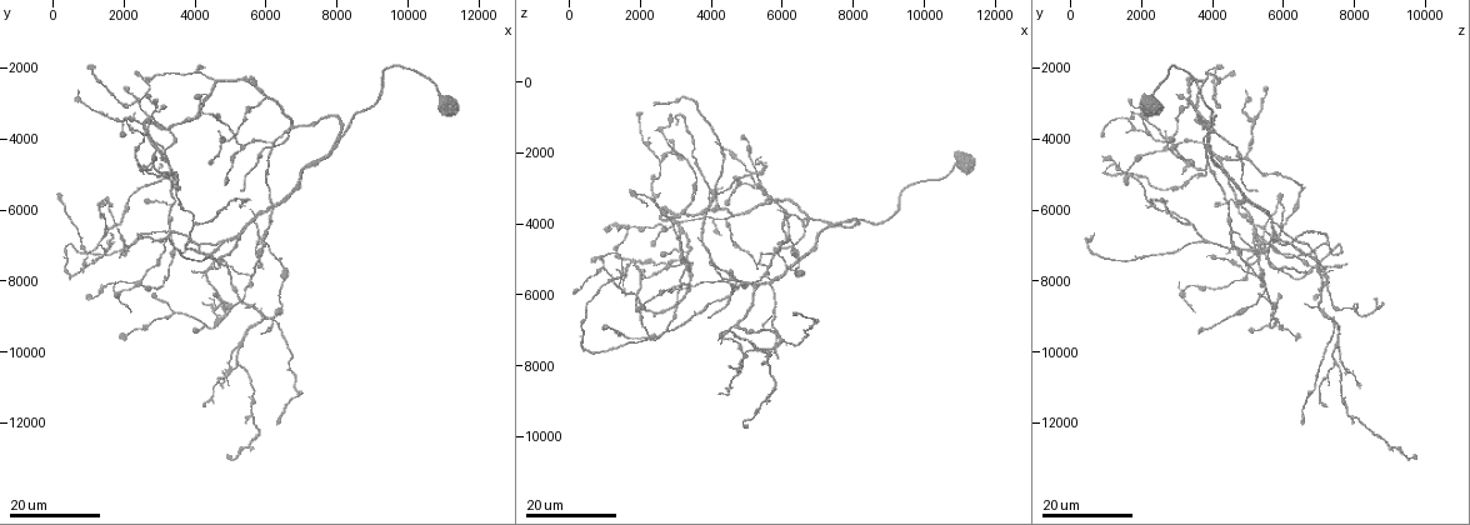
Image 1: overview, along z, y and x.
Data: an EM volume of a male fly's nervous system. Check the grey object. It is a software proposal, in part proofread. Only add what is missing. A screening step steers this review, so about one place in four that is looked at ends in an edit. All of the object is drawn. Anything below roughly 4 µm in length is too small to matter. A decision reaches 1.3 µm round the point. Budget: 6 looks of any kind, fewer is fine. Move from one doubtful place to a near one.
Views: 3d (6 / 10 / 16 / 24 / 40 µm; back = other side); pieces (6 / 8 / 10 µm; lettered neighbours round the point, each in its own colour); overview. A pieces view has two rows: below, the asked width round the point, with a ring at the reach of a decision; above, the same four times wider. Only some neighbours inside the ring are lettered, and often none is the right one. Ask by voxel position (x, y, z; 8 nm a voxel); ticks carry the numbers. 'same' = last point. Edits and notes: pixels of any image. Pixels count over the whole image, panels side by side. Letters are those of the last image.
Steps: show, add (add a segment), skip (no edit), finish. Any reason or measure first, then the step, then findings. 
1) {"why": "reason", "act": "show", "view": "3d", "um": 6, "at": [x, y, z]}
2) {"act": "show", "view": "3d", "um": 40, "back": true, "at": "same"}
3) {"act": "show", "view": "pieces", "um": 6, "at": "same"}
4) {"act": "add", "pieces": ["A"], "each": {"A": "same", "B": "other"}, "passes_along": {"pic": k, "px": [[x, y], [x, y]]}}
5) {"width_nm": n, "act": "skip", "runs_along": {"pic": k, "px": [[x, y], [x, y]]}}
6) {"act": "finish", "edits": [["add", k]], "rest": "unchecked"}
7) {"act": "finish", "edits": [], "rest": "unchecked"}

{"why": "branch stops here", "act": "show", "view": "3d", "um": 16, "at": [1100, 1900, 4200]}

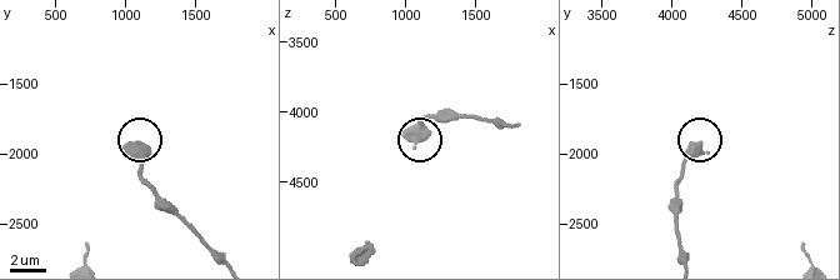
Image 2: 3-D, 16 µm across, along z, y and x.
{"act": "show", "view": "pieces", "um": 10, "at": [1060, 1940, 4220]}

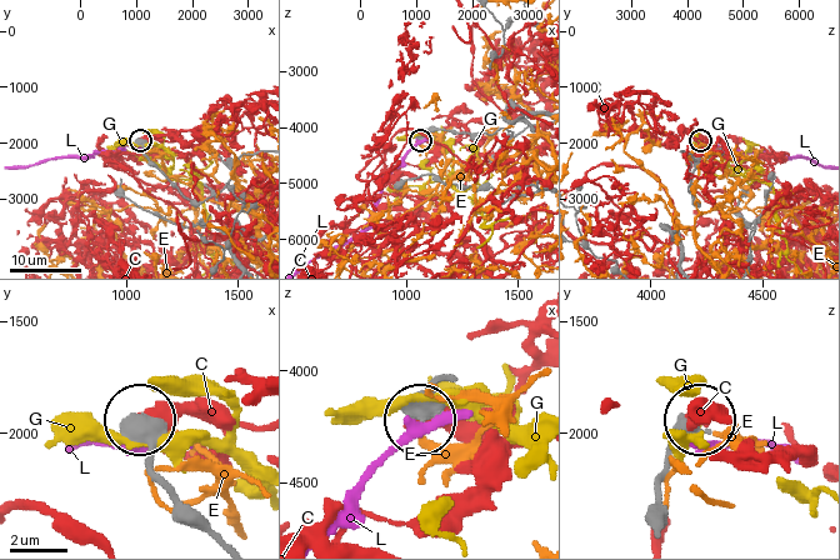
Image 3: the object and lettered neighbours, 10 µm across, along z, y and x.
{"width_nm": 620, "act": "skip", "each": {"C": "other", "E": "other", "G": "other", "L": "other"}, "found": "no lettered segment goes on from it"}

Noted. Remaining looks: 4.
{"why": "branch stops here", "act": "show", "view": "3d", "um": 16, "at": [4100, 3200, 1700]}

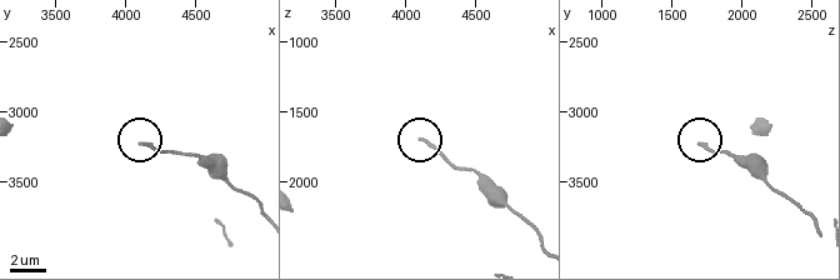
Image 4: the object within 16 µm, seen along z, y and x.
{"act": "show", "view": "3d", "um": 6, "at": [4140, 3220, 1700]}

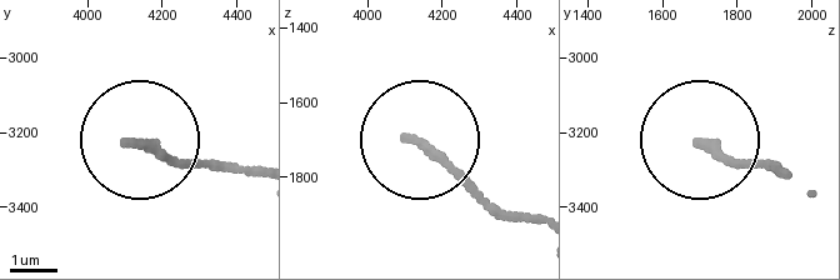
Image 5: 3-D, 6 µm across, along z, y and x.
{"act": "show", "view": "pieces", "um": 10, "at": [4120, 3220, 1700]}

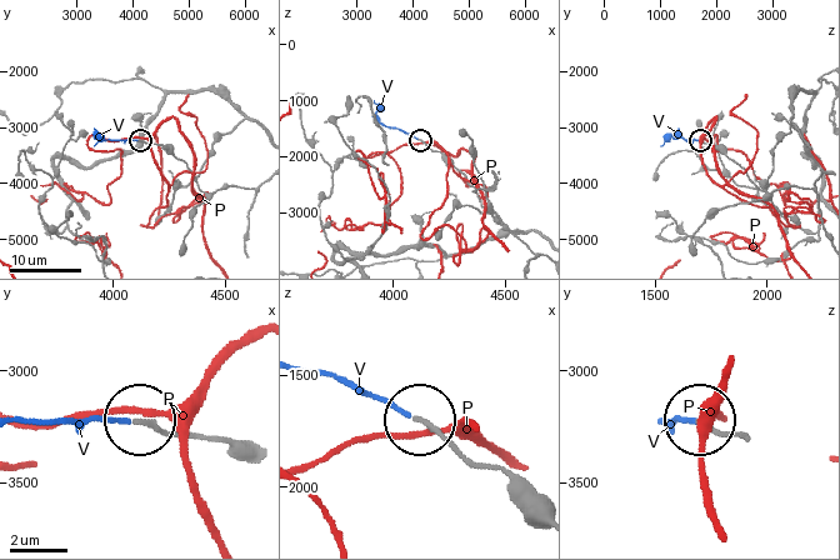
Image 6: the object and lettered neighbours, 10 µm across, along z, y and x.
{"act": "add", "pieces": ["V"], "each": {"P": "other", "V": "same"}, "passes_along": {"pic": 6, "px": [[438, 151], [383, 125], [374, 100]]}, "found": "it goes on there"}

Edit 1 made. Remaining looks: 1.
{"act": "finish", "edits": [["add", 6]], "rest": "unchecked"}

